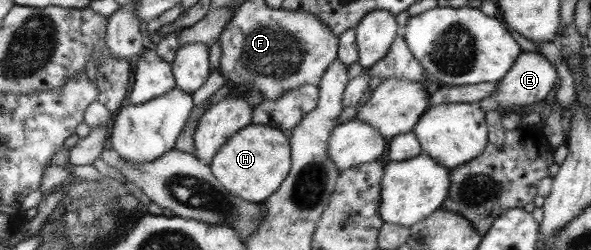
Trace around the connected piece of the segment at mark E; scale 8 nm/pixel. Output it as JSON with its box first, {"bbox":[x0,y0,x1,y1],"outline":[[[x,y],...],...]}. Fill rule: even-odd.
{"bbox":[478,52,557,112],"outline":[[[523,52],[520,57],[516,59],[516,63],[508,71],[507,75],[500,82],[498,82],[497,89],[487,97],[484,97],[478,102],[478,105],[484,108],[484,111],[513,111],[515,107],[523,107],[522,112],[525,111],[525,105],[539,106],[539,101],[547,97],[547,93],[553,89],[557,79],[557,71],[555,67],[545,61],[543,57],[539,57],[537,52]]]}

